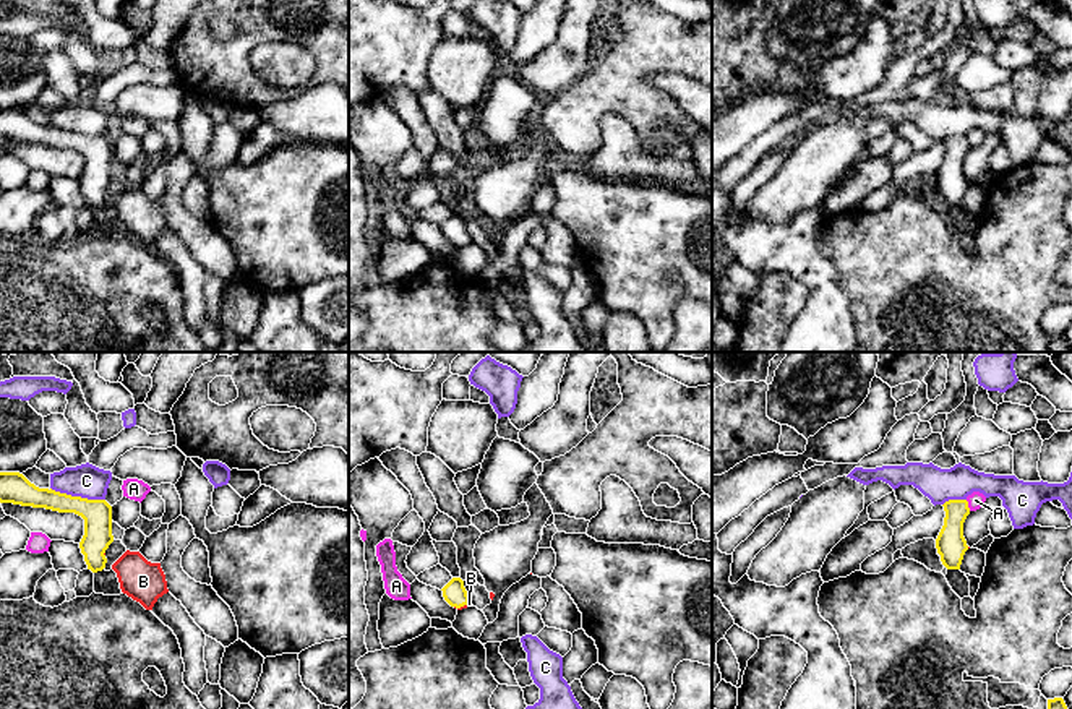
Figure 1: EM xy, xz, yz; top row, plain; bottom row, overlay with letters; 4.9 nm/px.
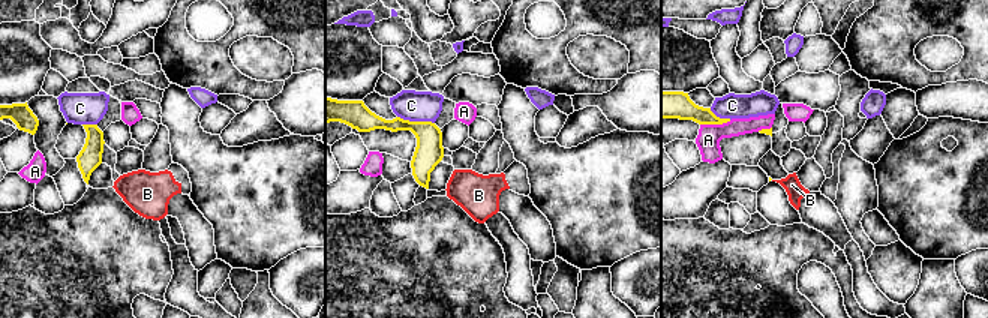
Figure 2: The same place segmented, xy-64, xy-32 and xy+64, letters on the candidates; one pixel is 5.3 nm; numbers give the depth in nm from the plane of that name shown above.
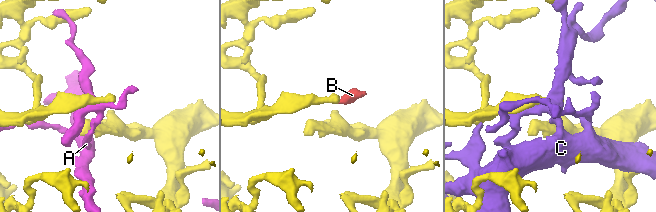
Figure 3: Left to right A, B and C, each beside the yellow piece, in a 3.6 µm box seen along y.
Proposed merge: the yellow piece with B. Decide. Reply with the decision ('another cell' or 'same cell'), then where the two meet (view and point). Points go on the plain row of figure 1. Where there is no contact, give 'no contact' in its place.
same cell; contact xz (461, 242)

